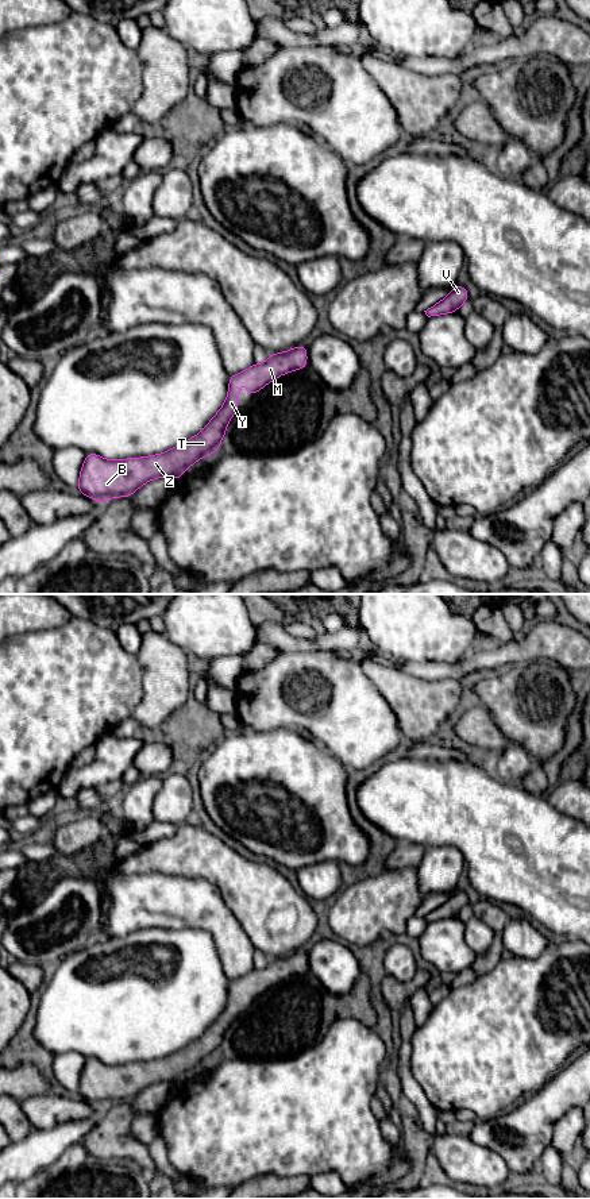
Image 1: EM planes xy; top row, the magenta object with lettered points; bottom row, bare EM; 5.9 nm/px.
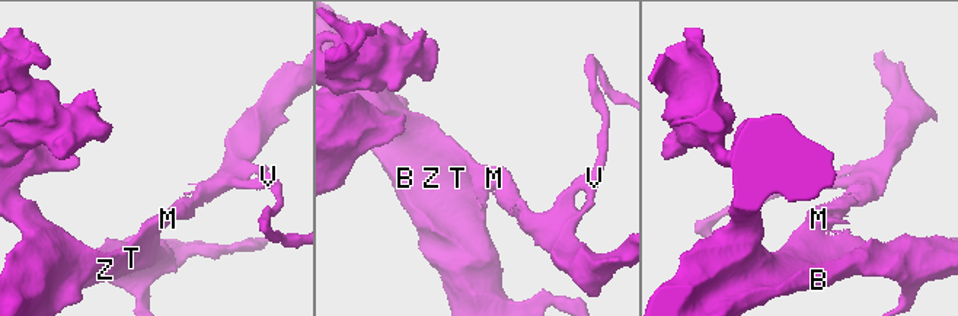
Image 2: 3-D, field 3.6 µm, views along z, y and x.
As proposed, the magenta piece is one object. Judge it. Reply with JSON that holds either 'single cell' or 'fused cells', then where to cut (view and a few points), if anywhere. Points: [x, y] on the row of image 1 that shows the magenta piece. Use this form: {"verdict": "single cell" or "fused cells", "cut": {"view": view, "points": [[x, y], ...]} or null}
{"verdict": "single cell", "cut": null}

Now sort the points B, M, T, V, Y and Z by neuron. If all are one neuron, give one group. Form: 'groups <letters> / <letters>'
groups B M T V Y Z

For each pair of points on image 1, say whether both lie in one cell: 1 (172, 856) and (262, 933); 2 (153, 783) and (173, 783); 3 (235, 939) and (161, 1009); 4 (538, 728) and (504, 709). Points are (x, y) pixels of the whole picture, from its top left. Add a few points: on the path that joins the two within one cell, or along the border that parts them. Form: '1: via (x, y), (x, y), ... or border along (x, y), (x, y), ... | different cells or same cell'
1: via (199, 856), (203, 856), (251, 906) | same cell
2: border along (162, 777), (162, 785), (154, 800), (153, 814) | different cells
3: border along (200, 928), (212, 937), (222, 971), (230, 979) | different cells
4: via (529, 721), (517, 709), (512, 709) | same cell

